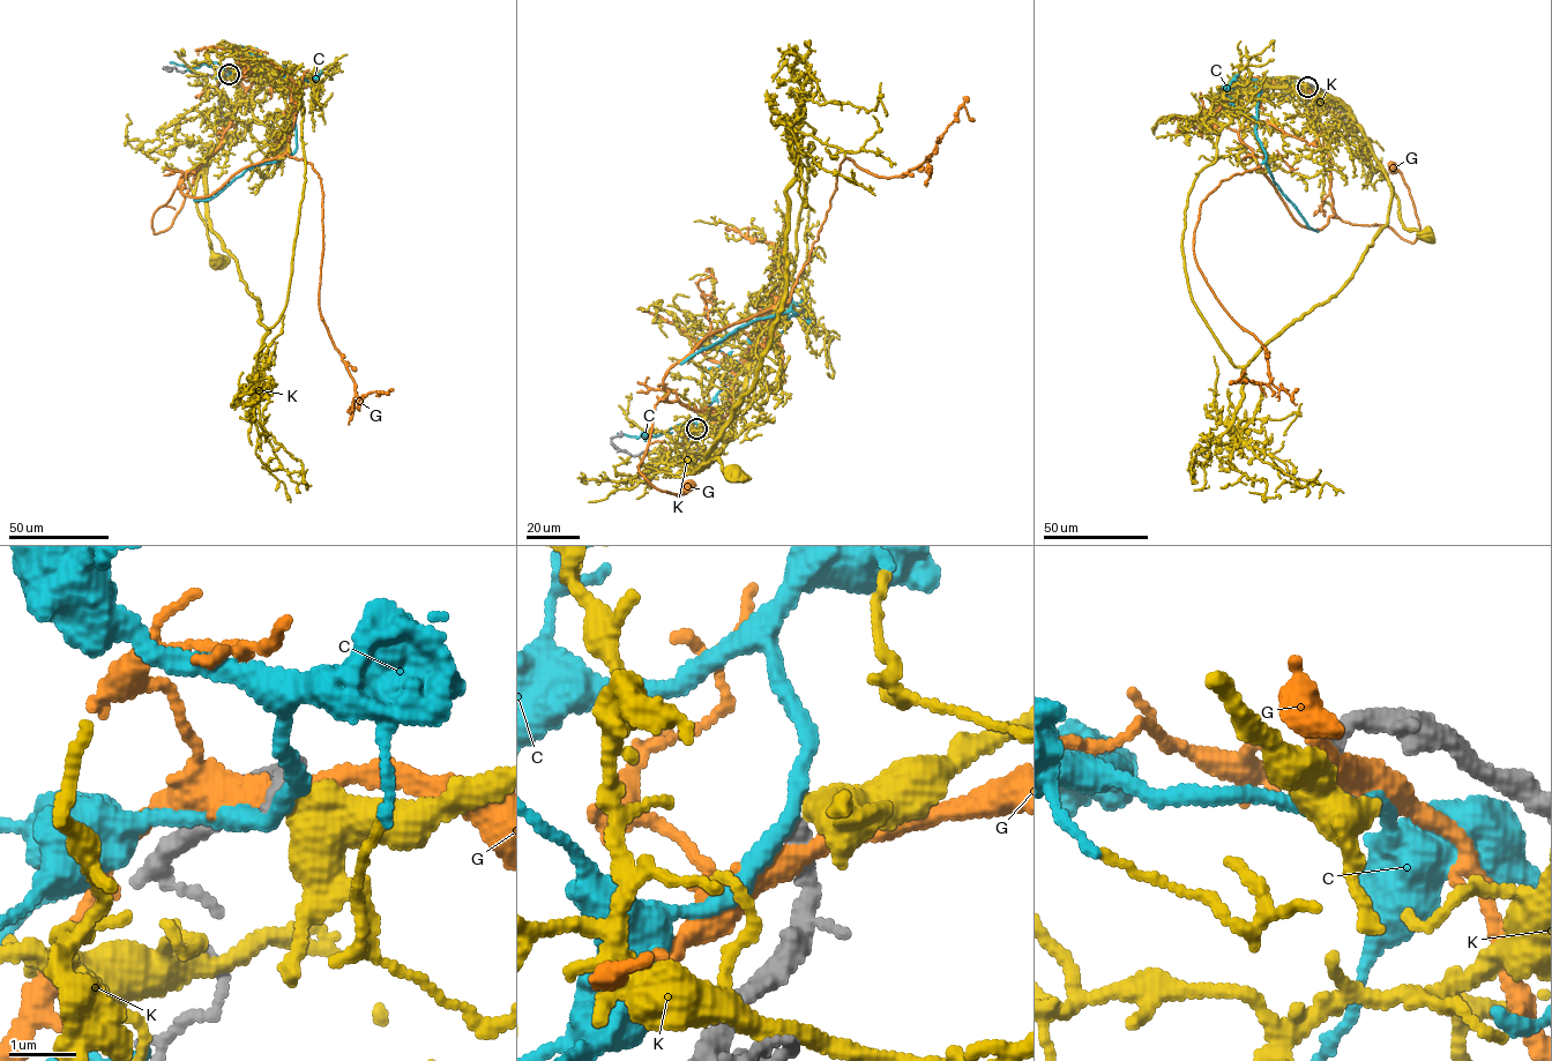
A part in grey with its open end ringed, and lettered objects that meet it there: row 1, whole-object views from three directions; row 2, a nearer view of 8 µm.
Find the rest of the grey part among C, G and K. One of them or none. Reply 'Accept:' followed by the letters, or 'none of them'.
Accept: none of them

